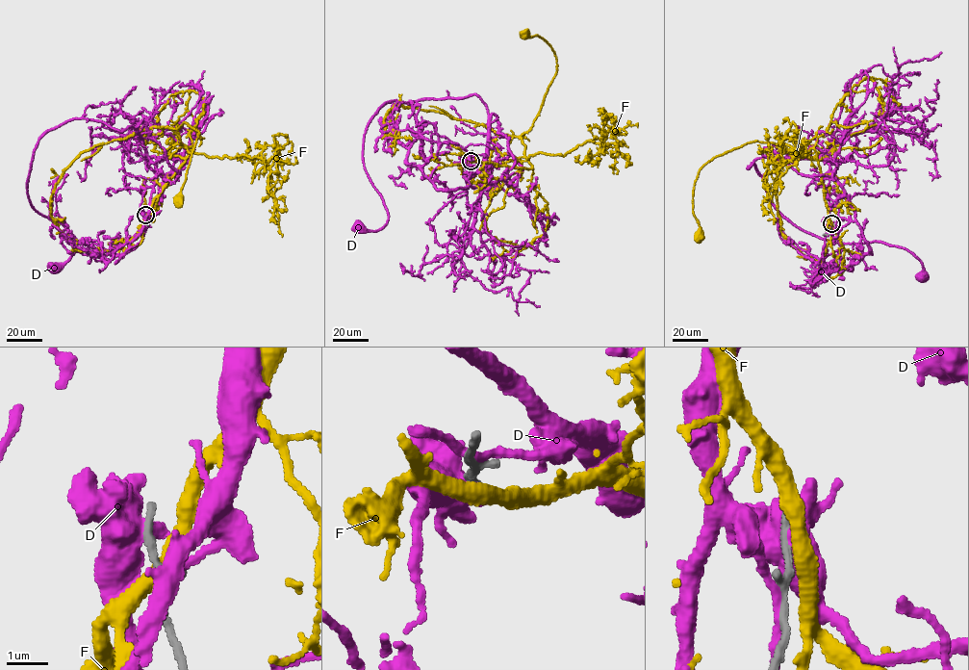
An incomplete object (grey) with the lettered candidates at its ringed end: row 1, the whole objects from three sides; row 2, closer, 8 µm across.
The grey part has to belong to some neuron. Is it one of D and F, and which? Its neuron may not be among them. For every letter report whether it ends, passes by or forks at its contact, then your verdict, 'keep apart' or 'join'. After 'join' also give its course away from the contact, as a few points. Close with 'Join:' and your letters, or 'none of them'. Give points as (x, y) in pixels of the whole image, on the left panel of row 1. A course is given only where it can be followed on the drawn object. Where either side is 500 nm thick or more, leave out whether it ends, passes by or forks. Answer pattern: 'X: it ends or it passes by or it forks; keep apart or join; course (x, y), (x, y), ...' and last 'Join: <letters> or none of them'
D: keep apart
F: it passes by; keep apart
Join: none of them

